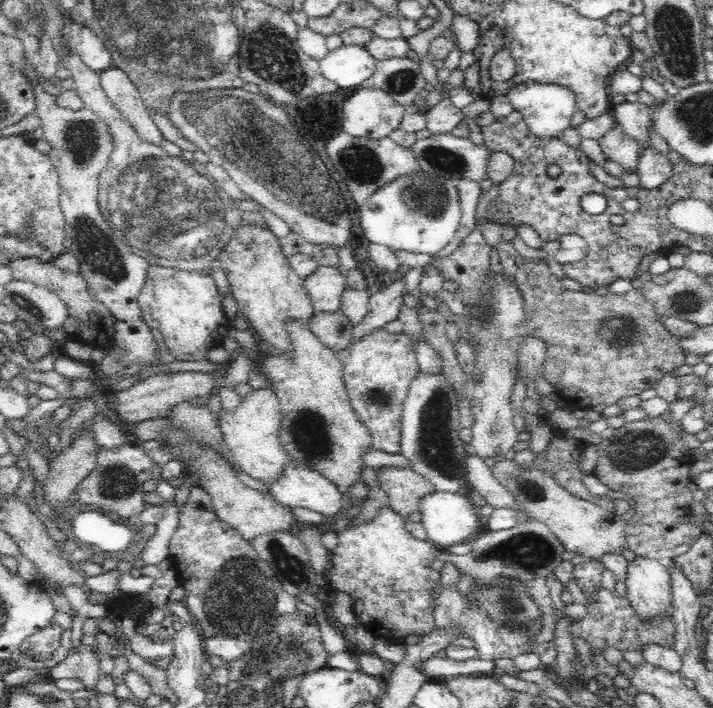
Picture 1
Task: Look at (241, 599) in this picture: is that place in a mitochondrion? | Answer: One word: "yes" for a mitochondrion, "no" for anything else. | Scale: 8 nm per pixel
yes

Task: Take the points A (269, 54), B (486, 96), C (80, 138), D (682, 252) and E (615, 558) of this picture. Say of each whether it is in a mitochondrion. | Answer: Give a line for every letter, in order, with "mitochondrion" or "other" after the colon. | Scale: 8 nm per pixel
A: mitochondrion
B: other
C: mitochondrion
D: other
E: other

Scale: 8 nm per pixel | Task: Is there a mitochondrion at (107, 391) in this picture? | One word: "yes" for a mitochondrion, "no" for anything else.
no

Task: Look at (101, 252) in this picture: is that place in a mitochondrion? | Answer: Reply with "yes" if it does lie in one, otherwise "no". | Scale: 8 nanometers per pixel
yes

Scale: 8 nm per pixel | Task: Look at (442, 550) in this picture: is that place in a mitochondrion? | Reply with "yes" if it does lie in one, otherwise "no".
no

